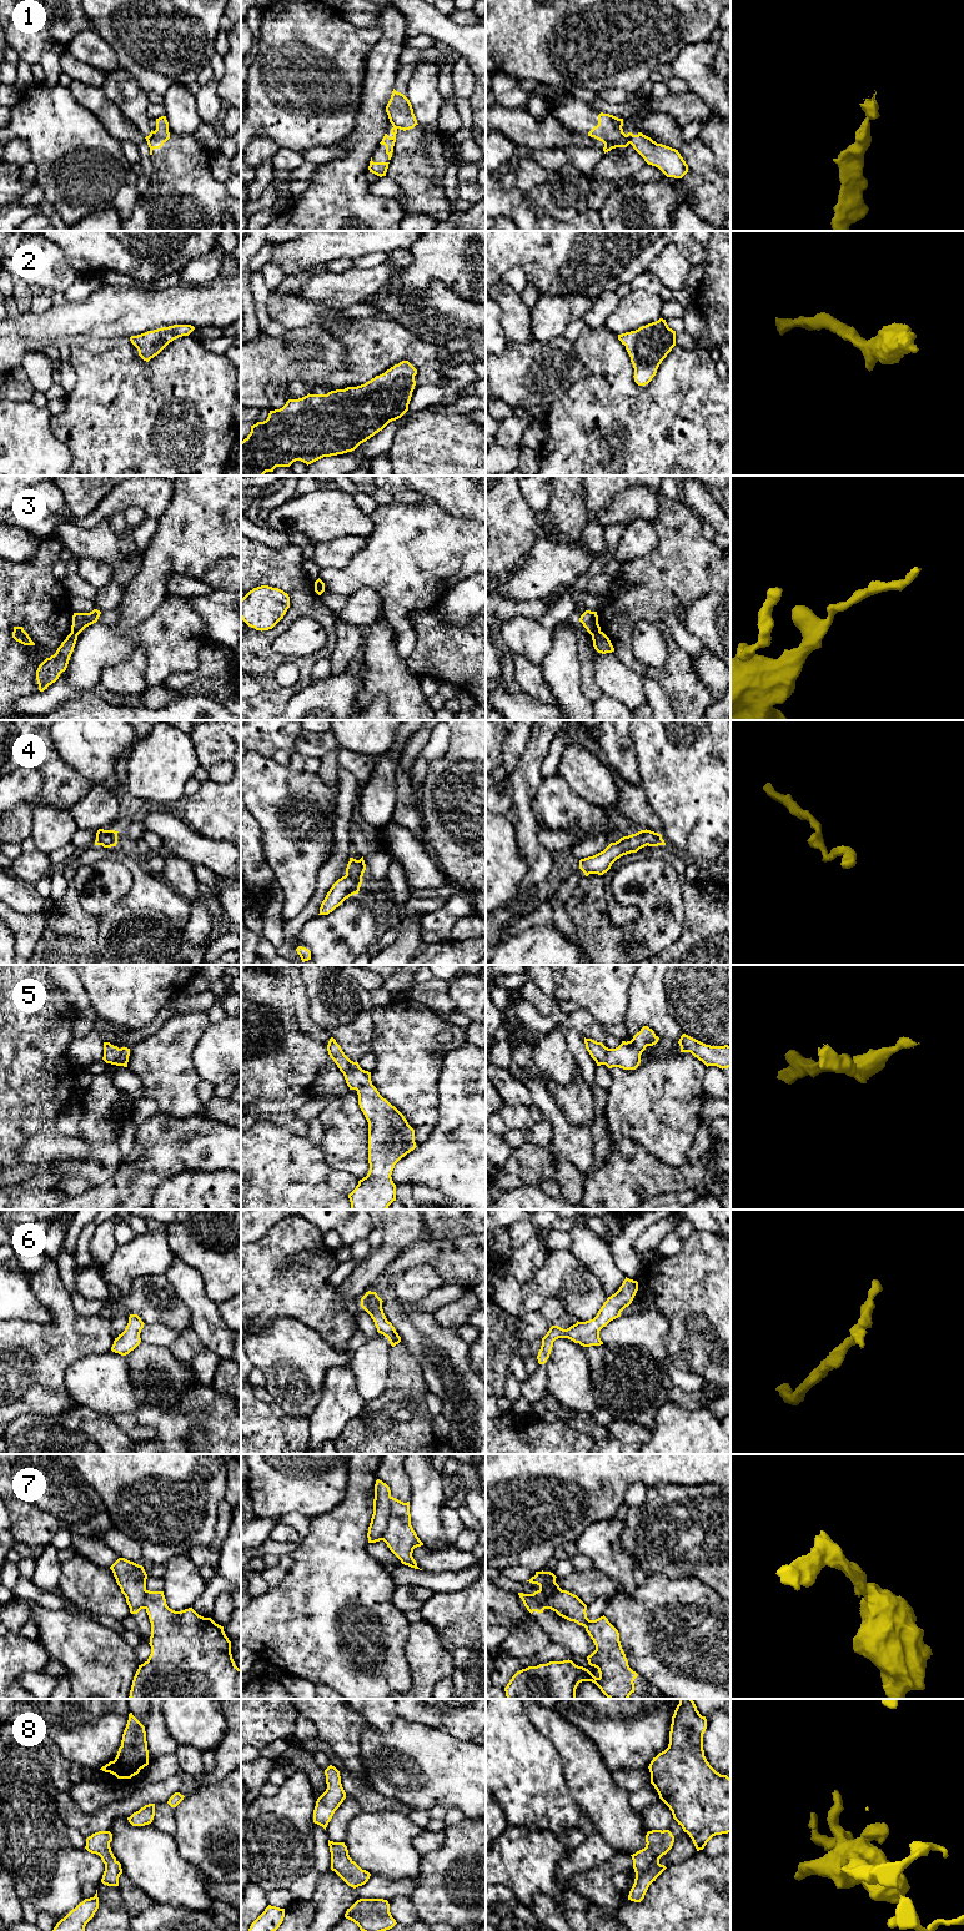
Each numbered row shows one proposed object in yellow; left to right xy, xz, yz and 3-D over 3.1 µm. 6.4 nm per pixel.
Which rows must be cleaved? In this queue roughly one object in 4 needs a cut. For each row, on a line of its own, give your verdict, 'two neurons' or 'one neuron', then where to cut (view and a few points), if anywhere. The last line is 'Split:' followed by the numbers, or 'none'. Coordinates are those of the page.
1: two neurons; cut in yz along (624, 135), (631, 142)
2: one neuron; no cut
3: one neuron; no cut
4: one neuron; no cut
5: one neuron; no cut
6: one neuron; no cut
7: two neurons; cut in xz along (391, 1497), (391, 1515), (381, 1539)
8: one neuron; no cut
Split: 1, 7

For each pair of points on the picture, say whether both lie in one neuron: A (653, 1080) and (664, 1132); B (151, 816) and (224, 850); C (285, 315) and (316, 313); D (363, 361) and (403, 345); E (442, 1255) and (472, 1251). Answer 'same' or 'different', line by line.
A: same
B: same
C: same
D: same
E: same

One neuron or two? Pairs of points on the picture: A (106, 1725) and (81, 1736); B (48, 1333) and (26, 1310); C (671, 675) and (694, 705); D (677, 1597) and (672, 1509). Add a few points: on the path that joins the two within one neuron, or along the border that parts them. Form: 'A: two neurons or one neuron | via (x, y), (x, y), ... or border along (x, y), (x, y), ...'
A: one neuron | via (100, 1725), (88, 1730)
B: two neurons | border along (53, 1316), (49, 1321), (41, 1323), (13, 1319)
C: one neuron | via (678, 683), (689, 698)
D: two neurons | border along (647, 1575), (696, 1578), (704, 1584)

